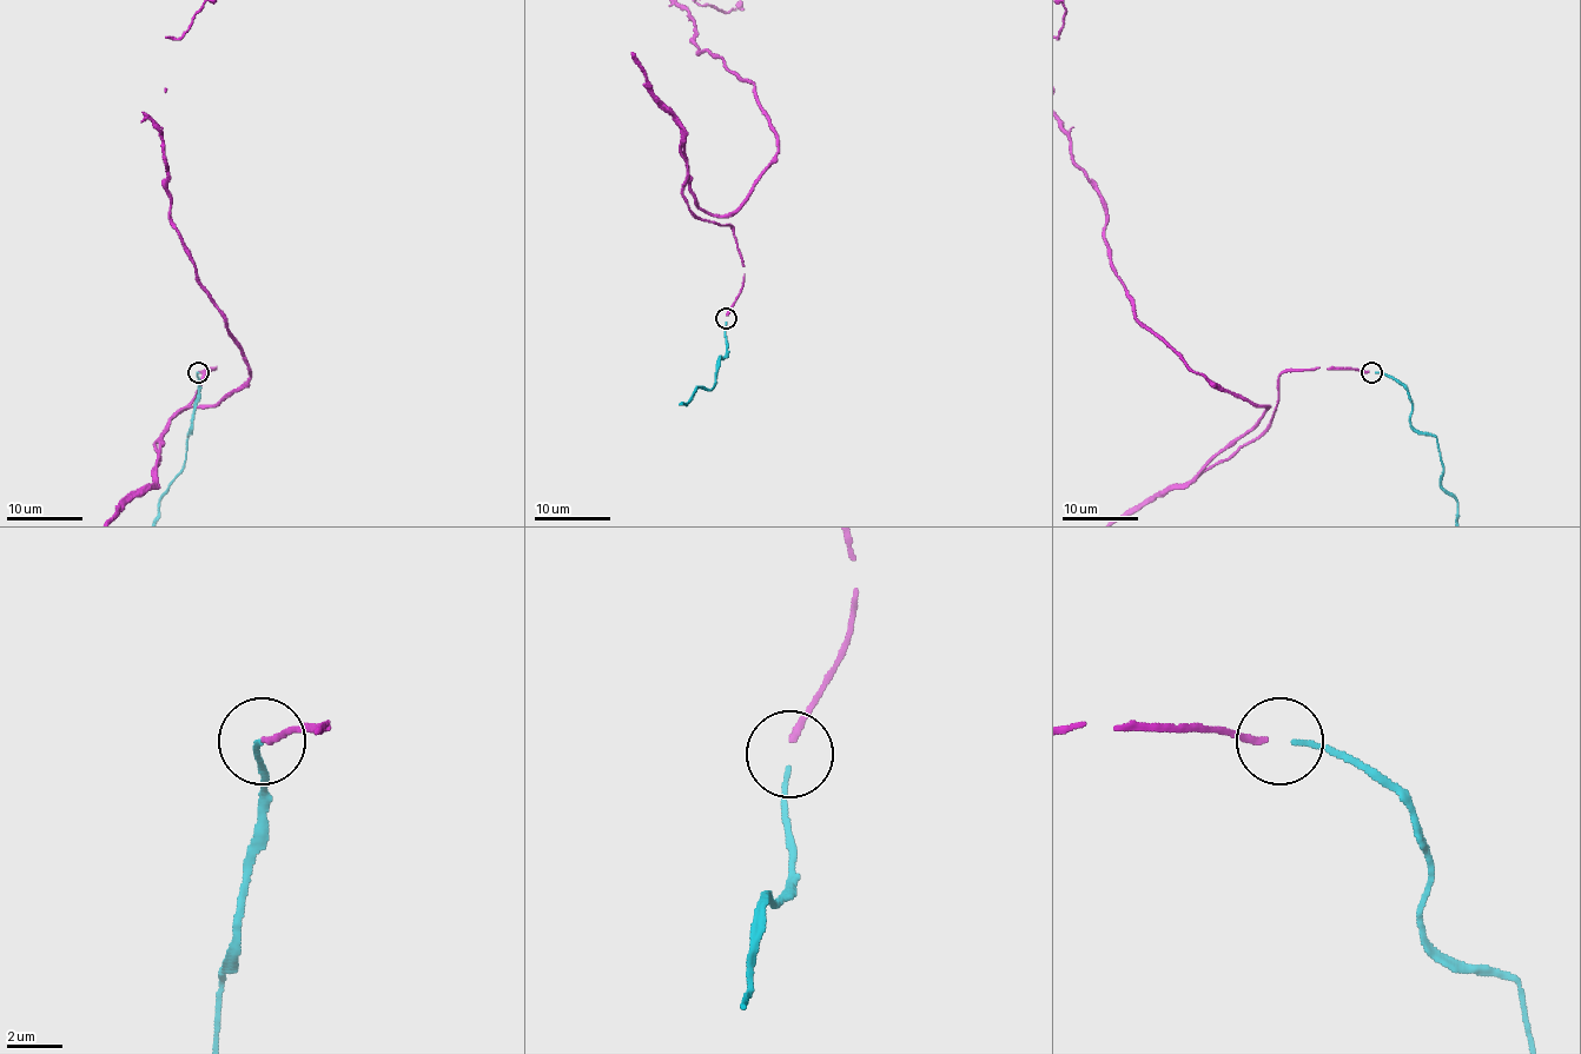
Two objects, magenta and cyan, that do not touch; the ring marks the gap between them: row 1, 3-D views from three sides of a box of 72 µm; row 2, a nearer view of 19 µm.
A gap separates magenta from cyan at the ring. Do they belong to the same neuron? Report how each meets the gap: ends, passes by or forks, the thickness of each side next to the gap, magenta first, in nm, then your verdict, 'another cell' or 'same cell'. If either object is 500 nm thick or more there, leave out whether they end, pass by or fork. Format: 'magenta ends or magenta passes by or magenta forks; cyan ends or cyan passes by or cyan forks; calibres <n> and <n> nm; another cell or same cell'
magenta ends; cyan ends; calibres 240 and 180 nm; same cell

